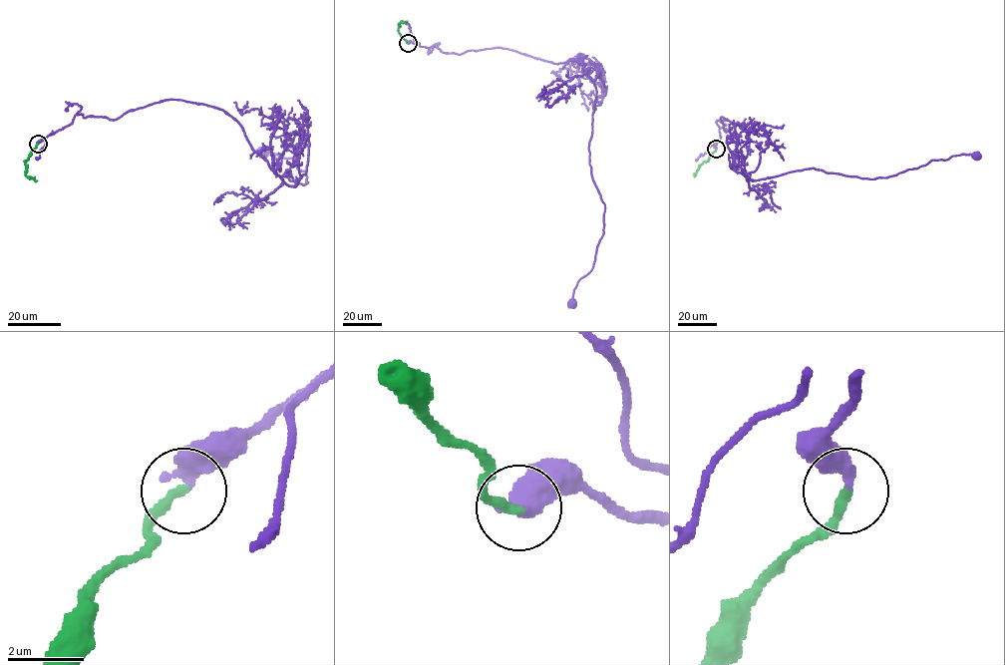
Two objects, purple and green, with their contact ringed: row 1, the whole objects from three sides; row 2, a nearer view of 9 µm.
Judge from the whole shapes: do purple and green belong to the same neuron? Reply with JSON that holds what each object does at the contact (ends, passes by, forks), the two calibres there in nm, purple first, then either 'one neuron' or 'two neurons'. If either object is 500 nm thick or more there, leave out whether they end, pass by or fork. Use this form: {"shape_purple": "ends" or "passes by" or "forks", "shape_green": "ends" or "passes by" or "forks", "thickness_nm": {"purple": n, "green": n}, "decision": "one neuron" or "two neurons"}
{"thickness_nm": {"purple": 500, "green": 280}, "decision": "one neuron"}

